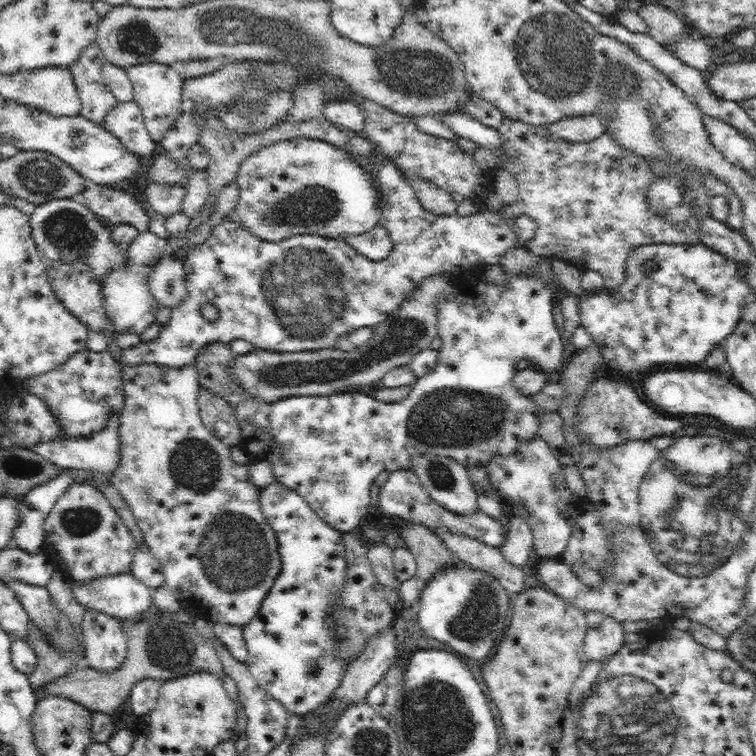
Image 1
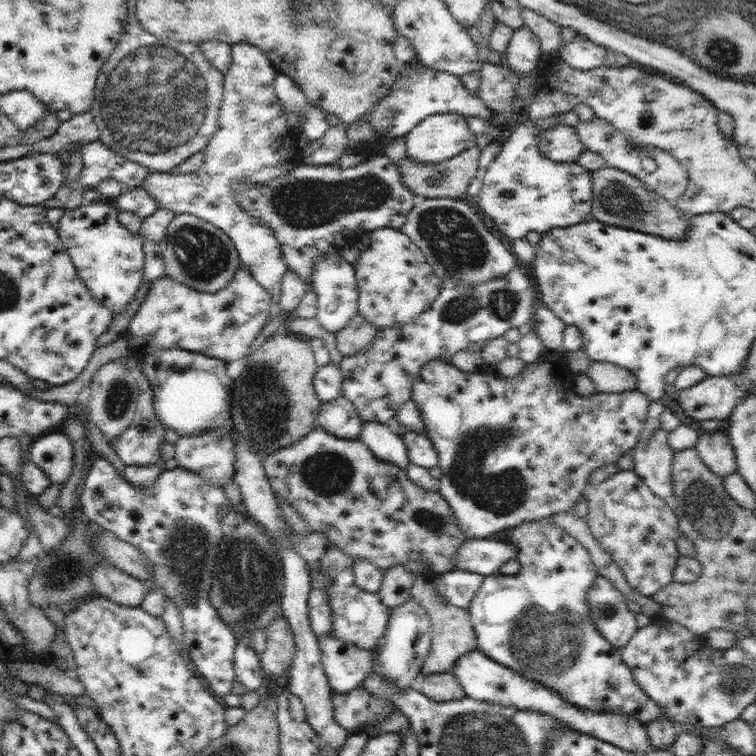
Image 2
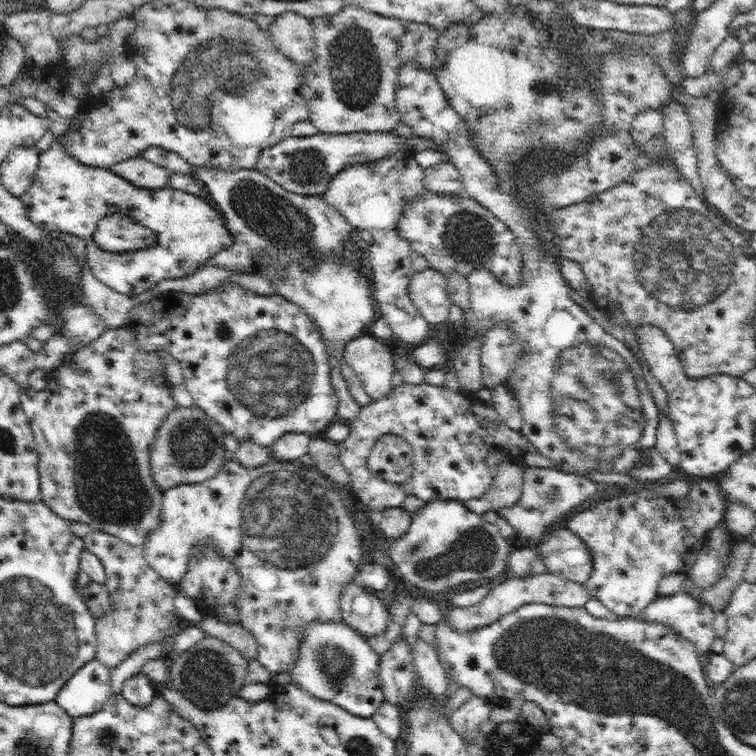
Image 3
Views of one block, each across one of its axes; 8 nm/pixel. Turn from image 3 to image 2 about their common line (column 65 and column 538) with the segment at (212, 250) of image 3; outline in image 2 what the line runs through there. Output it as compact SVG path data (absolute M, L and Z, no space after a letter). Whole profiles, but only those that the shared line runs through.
M524 120L513 128L502 150L493 152L485 164L478 204L508 238L522 238L531 230L542 235L554 227L564 228L593 220L591 172L577 162L548 159L539 150L538 134L536 122Z

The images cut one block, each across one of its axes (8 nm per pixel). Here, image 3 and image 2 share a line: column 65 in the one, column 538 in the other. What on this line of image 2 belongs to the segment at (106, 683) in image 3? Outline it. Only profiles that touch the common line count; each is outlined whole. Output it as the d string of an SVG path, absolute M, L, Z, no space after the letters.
M474 648L458 658L454 666L454 675L458 679L465 696L478 700L498 701L502 705L514 705L518 709L542 711L550 714L560 721L564 721L574 727L574 730L580 733L586 733L590 736L612 743L627 752L634 754L645 754L654 749L650 744L650 736L646 730L646 724L634 716L624 716L618 712L596 712L596 710L584 710L571 704L554 690L548 690L546 686L538 684L536 680L522 678L518 672L512 668L506 668L499 662L488 658L479 648Z

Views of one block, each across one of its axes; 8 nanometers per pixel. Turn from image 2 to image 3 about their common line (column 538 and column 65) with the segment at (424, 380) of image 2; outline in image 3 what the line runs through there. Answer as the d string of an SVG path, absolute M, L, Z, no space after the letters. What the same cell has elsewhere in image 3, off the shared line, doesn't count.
M123 325L106 329L94 342L74 350L54 374L42 392L30 385L21 393L22 408L30 420L39 456L42 502L66 521L89 524L92 531L107 532L132 547L144 545L150 532L160 526L164 492L151 476L150 450L158 428L177 407L168 382L164 382L160 356L139 346L135 334Z

